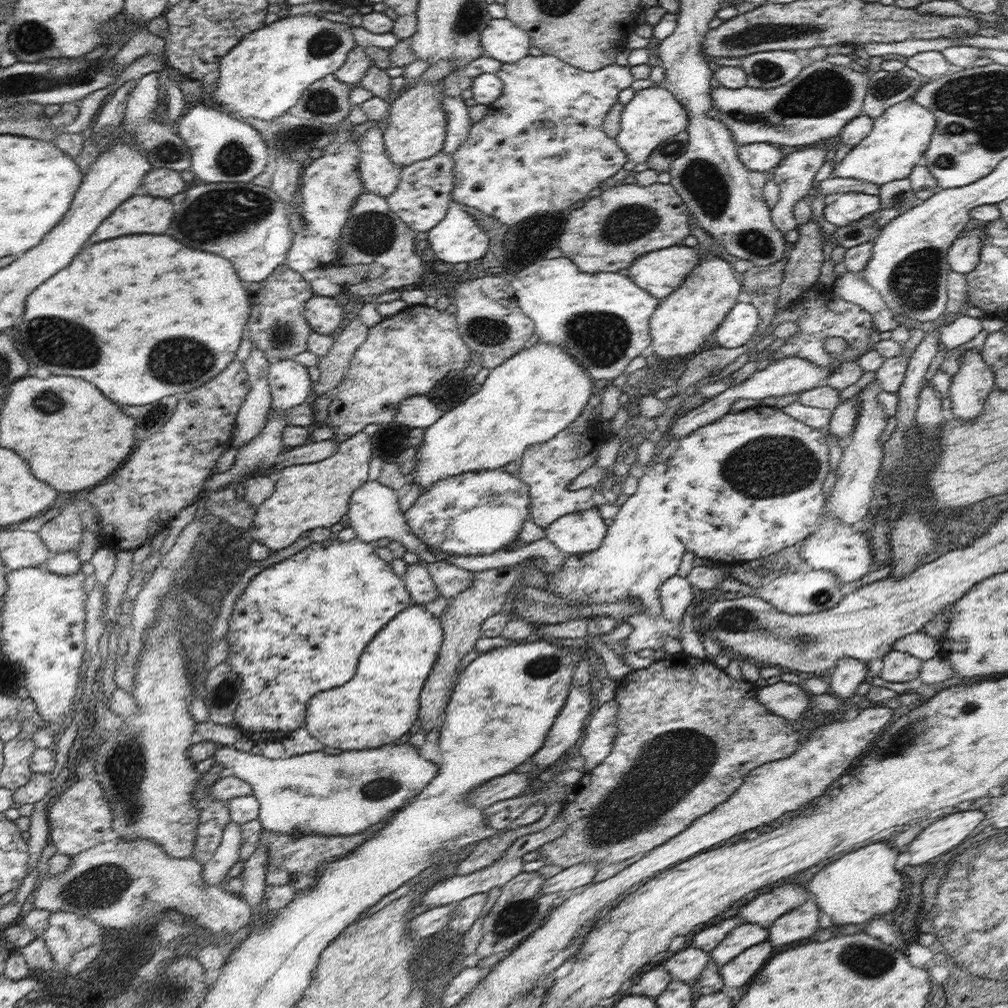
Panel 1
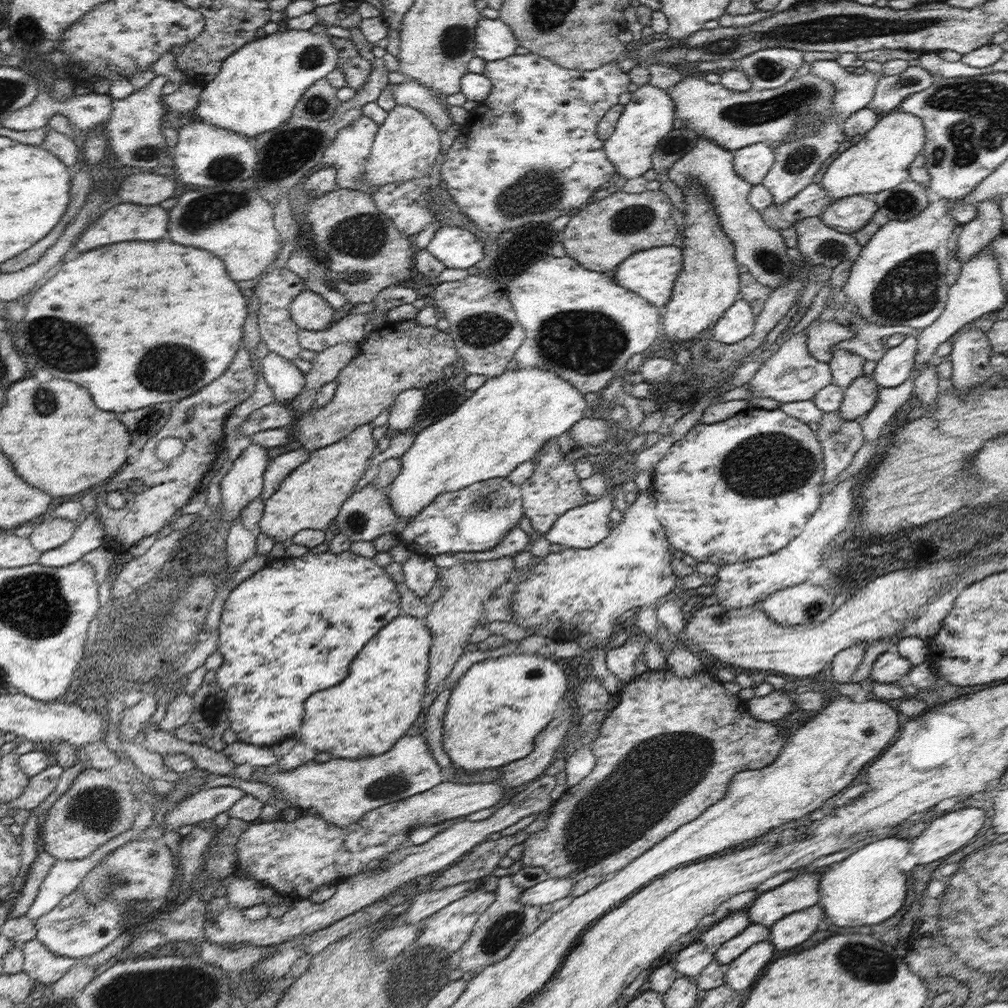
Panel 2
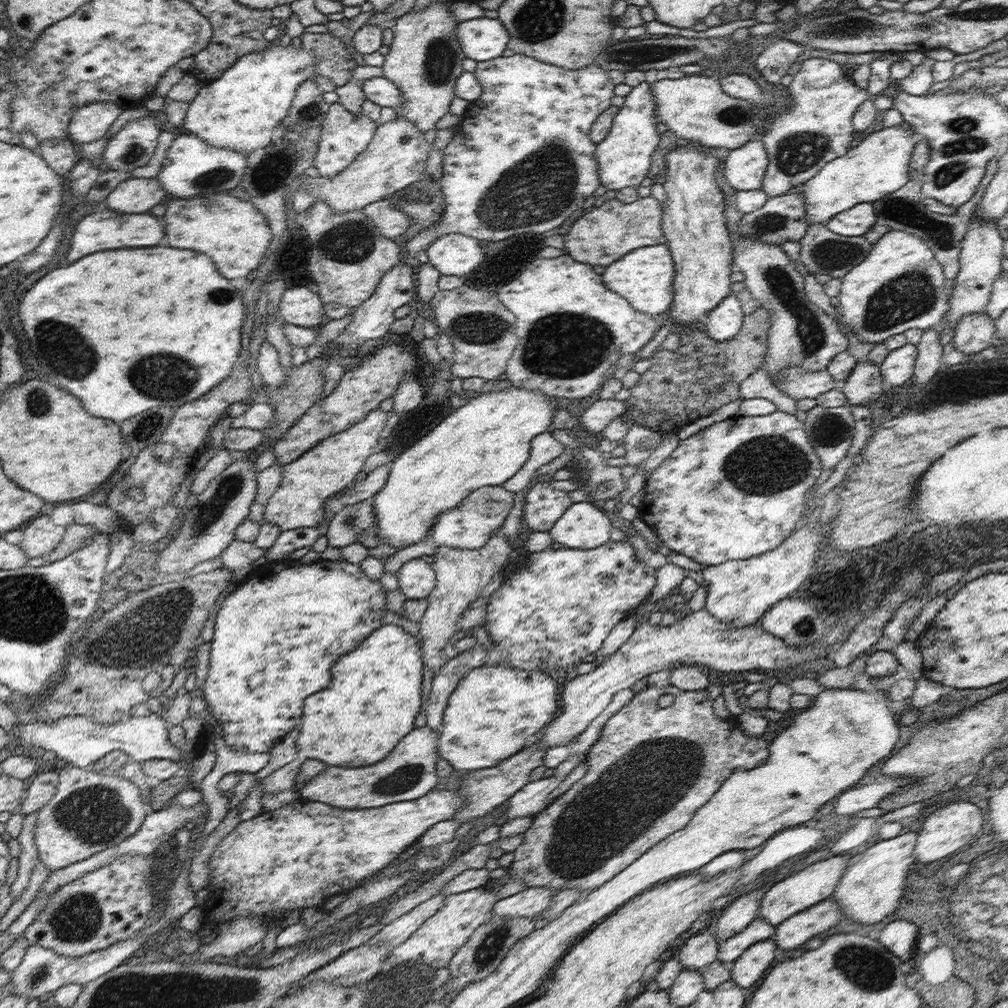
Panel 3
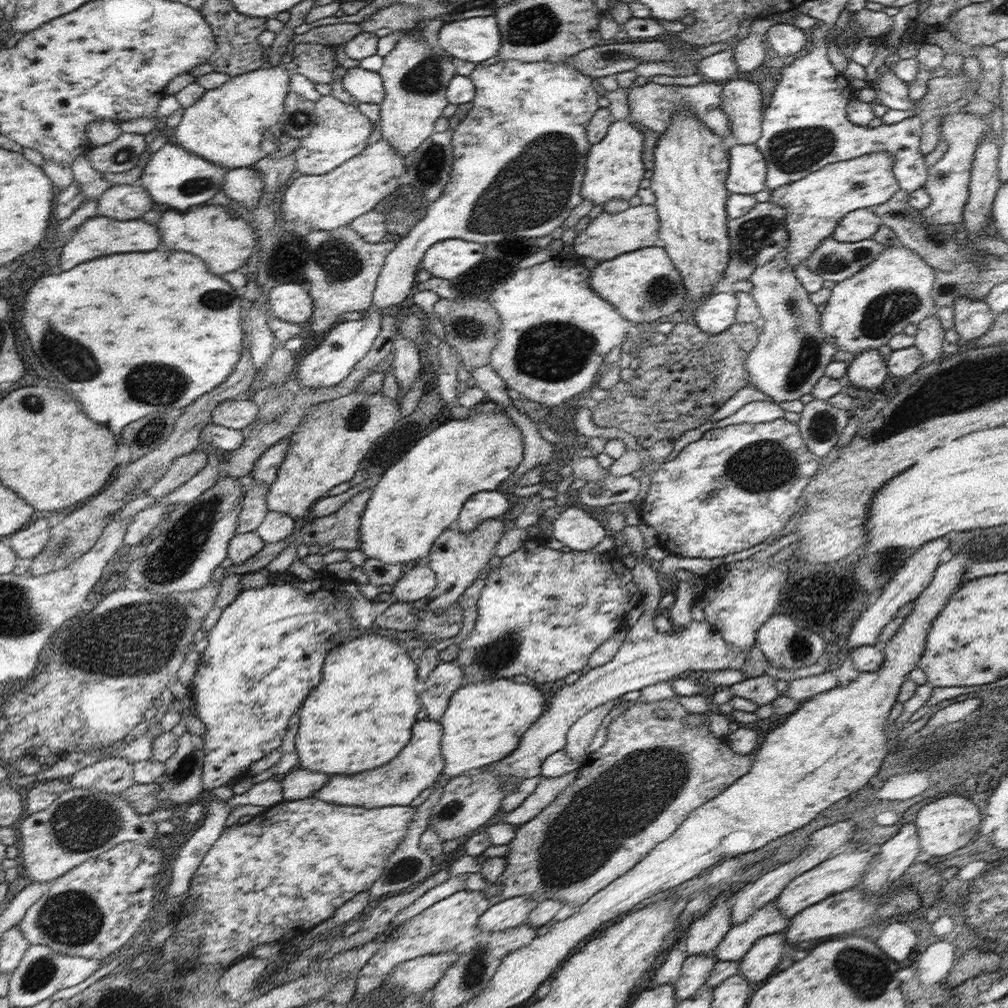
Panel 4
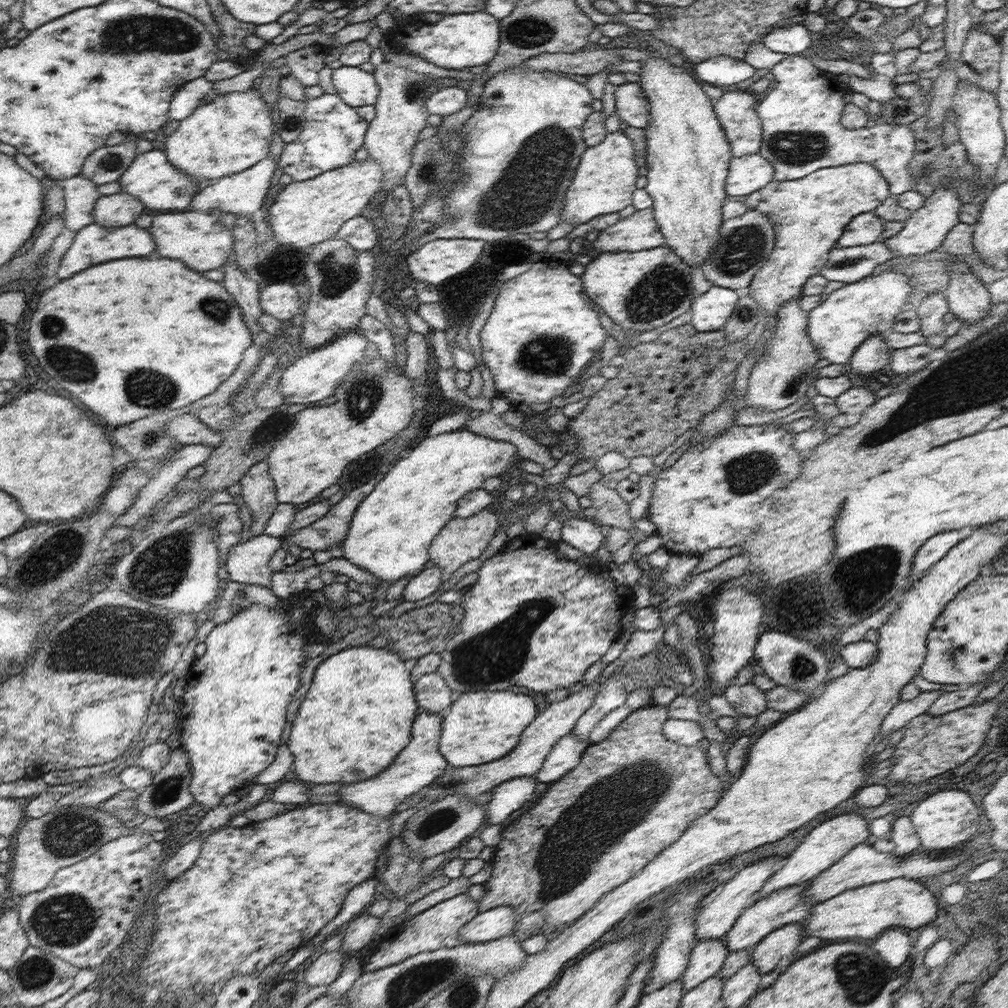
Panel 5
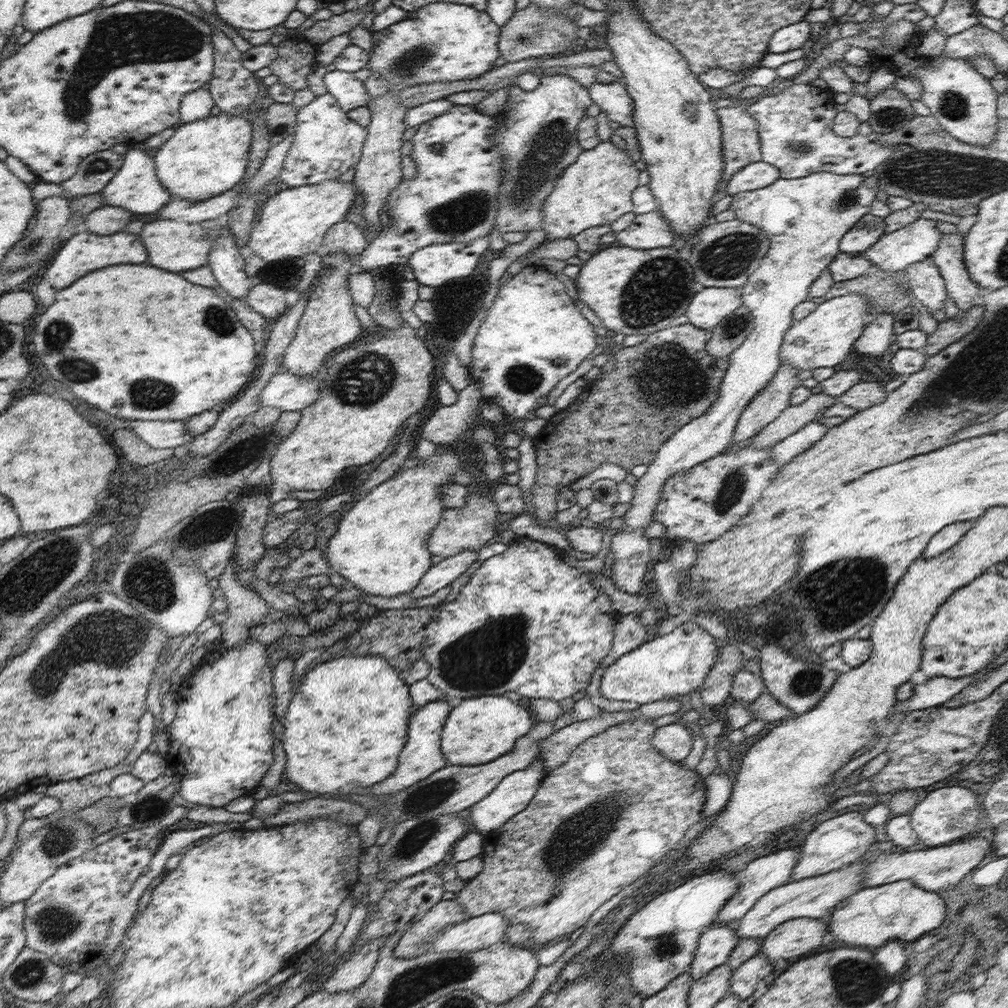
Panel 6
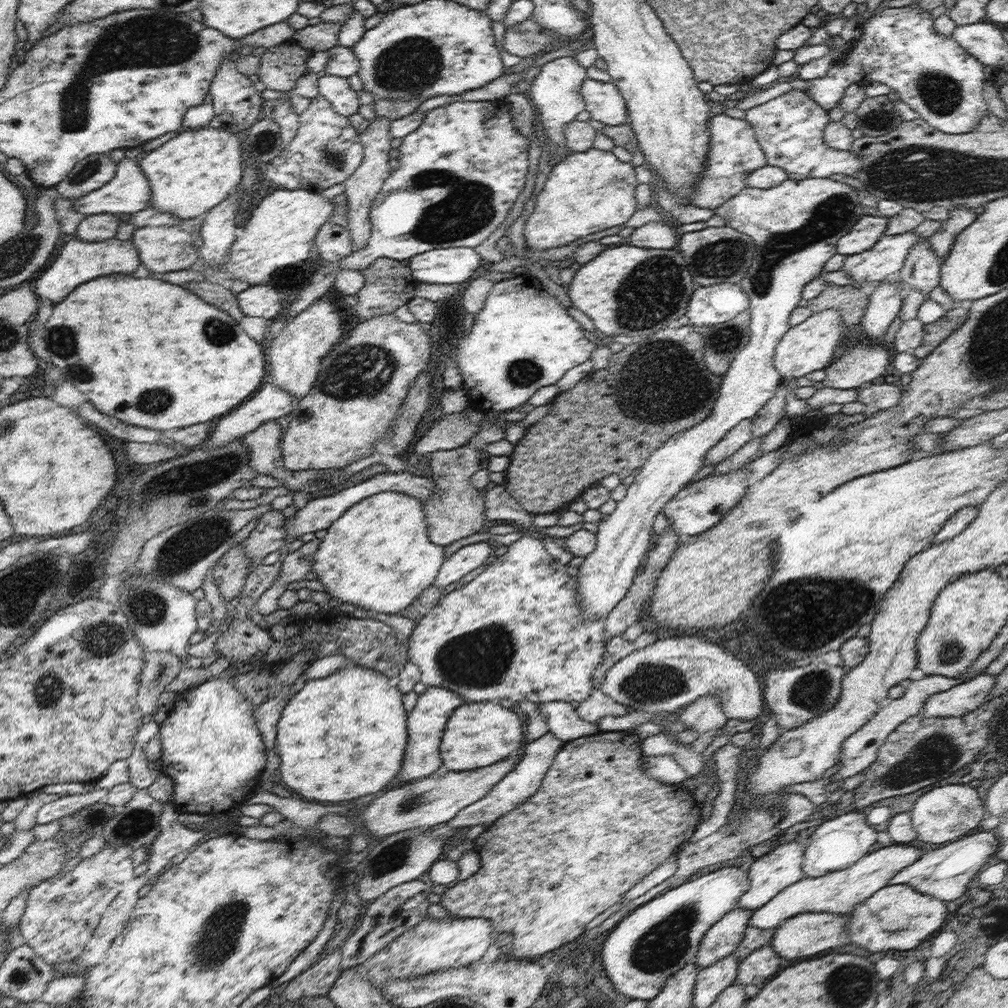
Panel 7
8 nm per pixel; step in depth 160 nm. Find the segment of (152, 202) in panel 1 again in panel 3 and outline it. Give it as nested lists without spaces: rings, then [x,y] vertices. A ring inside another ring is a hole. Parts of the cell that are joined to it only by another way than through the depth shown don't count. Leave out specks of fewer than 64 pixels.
[[[108,207],[102,212],[82,218],[73,232],[68,262],[76,262],[86,254],[98,250],[116,250],[122,246],[156,246],[164,238],[164,226],[156,216],[148,213],[126,214]]]

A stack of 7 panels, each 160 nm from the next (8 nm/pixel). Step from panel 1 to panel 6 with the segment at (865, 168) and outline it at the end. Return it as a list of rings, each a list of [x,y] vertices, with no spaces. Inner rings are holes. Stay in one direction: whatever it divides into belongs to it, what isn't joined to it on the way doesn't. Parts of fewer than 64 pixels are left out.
[[[816,172],[804,178],[780,178],[765,188],[732,196],[729,209],[735,212],[736,219],[754,225],[770,239],[768,252],[760,266],[750,273],[740,288],[742,302],[752,311],[755,325],[741,346],[731,354],[718,398],[712,406],[666,440],[647,466],[644,476],[637,480],[632,505],[623,515],[620,532],[611,539],[612,561],[604,570],[620,590],[636,595],[645,584],[642,580],[652,558],[650,539],[644,532],[653,521],[663,484],[671,476],[714,458],[732,445],[740,415],[777,374],[781,365],[781,344],[786,331],[794,323],[794,308],[807,300],[811,284],[840,252],[841,238],[862,216],[869,214],[874,199],[881,195],[876,189],[864,186],[865,179],[864,174]]]

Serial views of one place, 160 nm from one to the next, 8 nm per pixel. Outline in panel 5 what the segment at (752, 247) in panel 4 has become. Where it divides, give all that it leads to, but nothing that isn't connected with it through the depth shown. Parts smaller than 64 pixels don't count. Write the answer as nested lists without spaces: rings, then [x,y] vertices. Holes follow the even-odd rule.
[[[747,210],[742,216],[722,222],[720,242],[701,268],[713,285],[730,288],[736,292],[743,290],[749,287],[752,277],[770,256],[776,242],[774,225],[770,223],[770,219],[757,210]]]

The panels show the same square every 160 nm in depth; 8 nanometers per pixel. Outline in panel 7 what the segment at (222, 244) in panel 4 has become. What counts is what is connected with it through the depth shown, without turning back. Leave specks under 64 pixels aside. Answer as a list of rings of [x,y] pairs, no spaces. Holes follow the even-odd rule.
[[[178,225],[138,228],[131,241],[138,248],[140,262],[150,272],[188,269],[199,257],[198,247],[194,246],[190,233]]]

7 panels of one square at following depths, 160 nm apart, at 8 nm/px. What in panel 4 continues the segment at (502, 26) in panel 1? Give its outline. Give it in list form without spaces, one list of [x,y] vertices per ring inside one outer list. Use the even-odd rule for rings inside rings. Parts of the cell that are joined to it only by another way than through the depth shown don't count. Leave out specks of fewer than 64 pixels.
[[[480,16],[444,23],[437,44],[450,56],[478,65],[496,56],[501,47],[497,18]]]

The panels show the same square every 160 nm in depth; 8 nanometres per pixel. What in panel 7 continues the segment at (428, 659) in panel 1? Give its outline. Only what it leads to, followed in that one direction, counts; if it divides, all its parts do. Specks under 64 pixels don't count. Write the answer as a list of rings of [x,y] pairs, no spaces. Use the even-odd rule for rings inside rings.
[[[353,664],[346,666],[336,673],[326,677],[318,678],[306,682],[301,682],[300,692],[284,706],[282,718],[278,722],[278,736],[276,736],[276,752],[280,756],[280,776],[282,782],[298,792],[300,796],[308,800],[318,800],[318,802],[342,802],[342,800],[352,800],[360,798],[366,794],[374,794],[382,790],[388,782],[398,776],[403,765],[404,753],[407,747],[407,712],[402,702],[402,692],[398,687],[390,687],[390,679],[380,672]]]

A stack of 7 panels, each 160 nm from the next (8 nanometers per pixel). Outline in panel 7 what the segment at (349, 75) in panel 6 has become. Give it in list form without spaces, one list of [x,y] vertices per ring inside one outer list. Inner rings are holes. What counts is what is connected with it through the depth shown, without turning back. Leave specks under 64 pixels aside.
[[[334,74],[318,79],[319,94],[330,101],[332,108],[342,116],[358,112],[359,94],[350,86],[347,78]]]

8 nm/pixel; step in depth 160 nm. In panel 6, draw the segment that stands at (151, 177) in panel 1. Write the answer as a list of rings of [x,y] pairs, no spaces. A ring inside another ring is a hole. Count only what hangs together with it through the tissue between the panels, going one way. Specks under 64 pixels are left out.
[[[102,204],[87,214],[84,226],[94,234],[108,236],[123,231],[132,221],[132,215],[125,208]]]

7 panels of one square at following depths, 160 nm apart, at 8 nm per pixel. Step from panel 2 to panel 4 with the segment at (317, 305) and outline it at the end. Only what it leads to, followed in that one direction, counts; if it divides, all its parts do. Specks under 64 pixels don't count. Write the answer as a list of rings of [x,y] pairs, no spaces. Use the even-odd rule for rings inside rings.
[[[298,284],[273,286],[268,294],[269,312],[279,319],[308,326],[314,303],[309,292]]]

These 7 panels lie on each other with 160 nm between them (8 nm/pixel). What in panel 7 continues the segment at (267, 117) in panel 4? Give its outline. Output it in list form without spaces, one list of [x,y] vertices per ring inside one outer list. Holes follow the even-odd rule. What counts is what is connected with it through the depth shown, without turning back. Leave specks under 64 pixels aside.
[[[184,128],[140,162],[140,168],[150,182],[149,205],[162,212],[171,212],[180,220],[204,215],[240,185],[244,160],[242,144],[240,134],[224,128]]]

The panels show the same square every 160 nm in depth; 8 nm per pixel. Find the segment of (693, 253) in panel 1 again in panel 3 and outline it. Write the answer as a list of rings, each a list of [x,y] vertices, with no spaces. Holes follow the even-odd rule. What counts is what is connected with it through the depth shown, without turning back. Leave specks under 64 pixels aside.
[[[667,243],[640,247],[622,256],[604,270],[602,278],[606,288],[618,292],[634,309],[646,315],[663,314],[671,308],[674,299],[673,280],[675,266]]]

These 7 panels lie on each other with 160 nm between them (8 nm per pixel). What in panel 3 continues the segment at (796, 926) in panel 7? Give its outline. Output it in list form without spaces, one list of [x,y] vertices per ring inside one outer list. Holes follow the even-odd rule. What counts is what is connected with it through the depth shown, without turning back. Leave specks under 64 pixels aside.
[[[770,939],[757,942],[731,964],[731,979],[742,988],[750,988],[758,982],[766,970],[770,970],[772,960],[776,958],[776,944]]]

